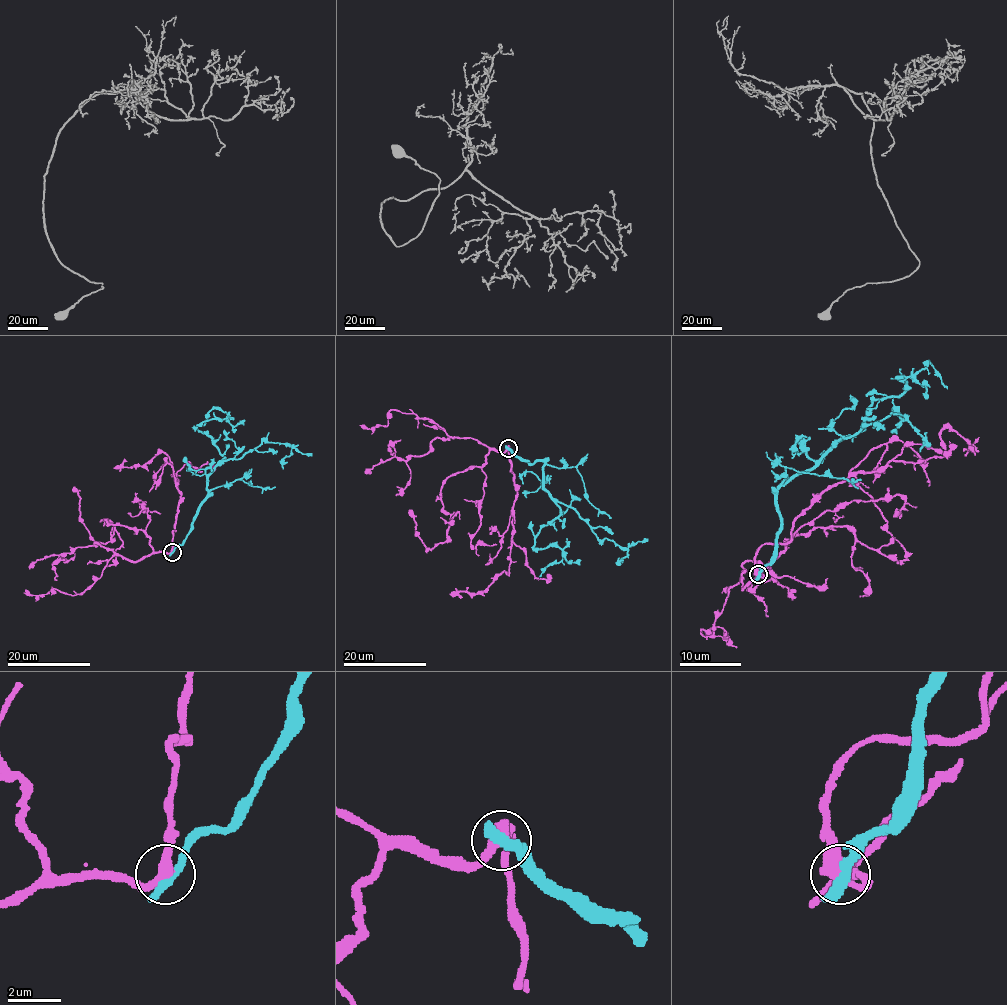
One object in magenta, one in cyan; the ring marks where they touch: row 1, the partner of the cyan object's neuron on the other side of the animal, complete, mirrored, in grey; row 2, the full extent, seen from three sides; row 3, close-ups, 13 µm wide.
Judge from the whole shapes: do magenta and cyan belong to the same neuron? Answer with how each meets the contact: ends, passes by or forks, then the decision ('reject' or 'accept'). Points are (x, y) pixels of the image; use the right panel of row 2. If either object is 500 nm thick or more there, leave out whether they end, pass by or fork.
magenta passes by; cyan ends; reject

